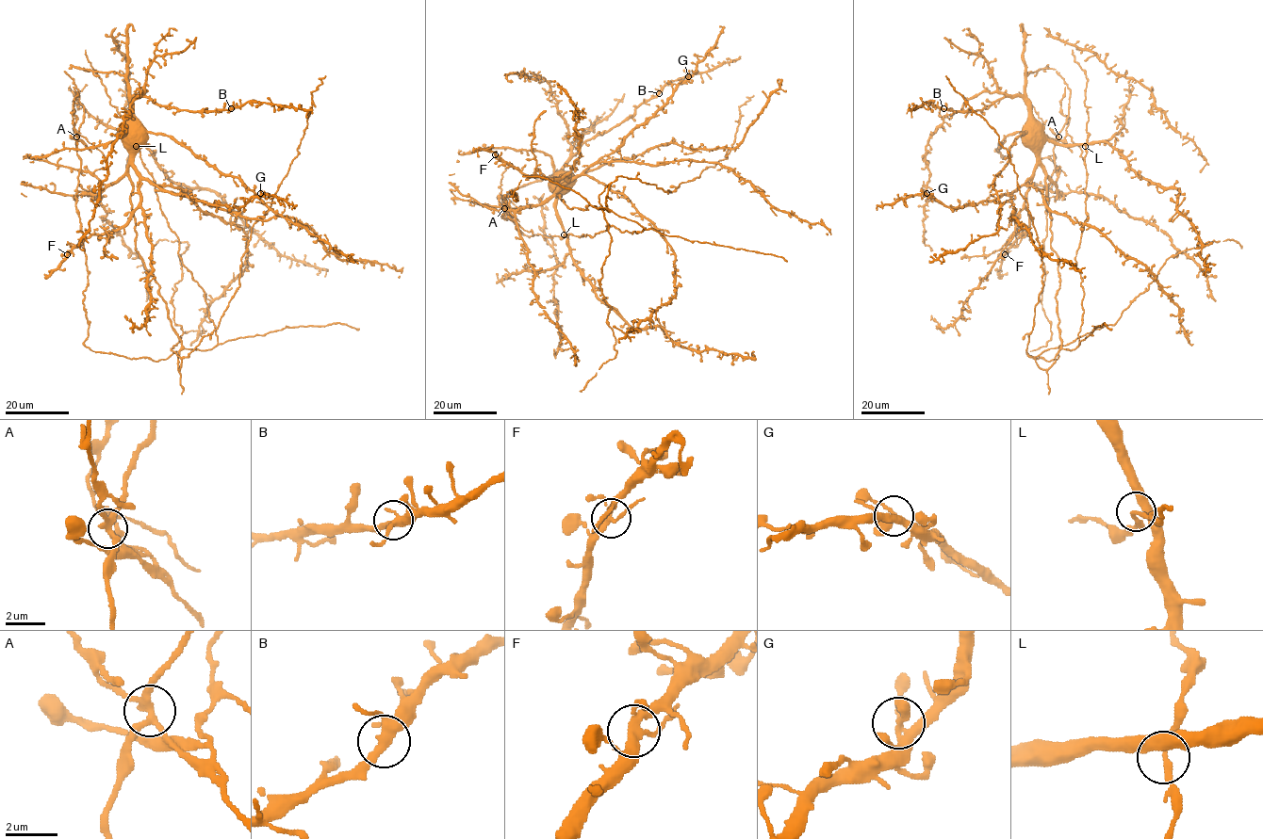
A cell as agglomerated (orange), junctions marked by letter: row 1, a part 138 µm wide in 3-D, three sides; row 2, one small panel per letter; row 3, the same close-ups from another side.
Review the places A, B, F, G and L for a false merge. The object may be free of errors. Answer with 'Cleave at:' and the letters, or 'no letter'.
Cleave at: A

